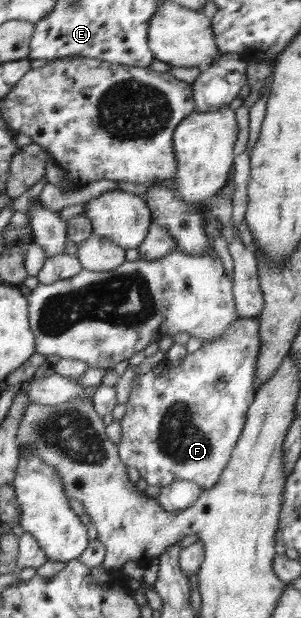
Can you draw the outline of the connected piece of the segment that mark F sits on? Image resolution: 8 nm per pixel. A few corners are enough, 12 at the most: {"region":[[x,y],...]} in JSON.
{"region":[[259,318],[132,381],[120,458],[222,478],[256,393]]}

